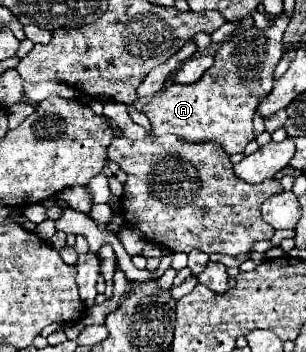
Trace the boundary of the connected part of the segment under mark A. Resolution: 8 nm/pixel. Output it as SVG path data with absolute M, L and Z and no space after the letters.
M275 17L269 29L251 27L231 35L223 41L215 55L215 65L203 73L193 85L171 83L165 91L155 95L145 105L155 135L179 135L187 143L213 141L225 149L227 155L243 153L245 145L253 139L253 113L257 105L271 93L273 71L283 57L281 43L289 19Z

